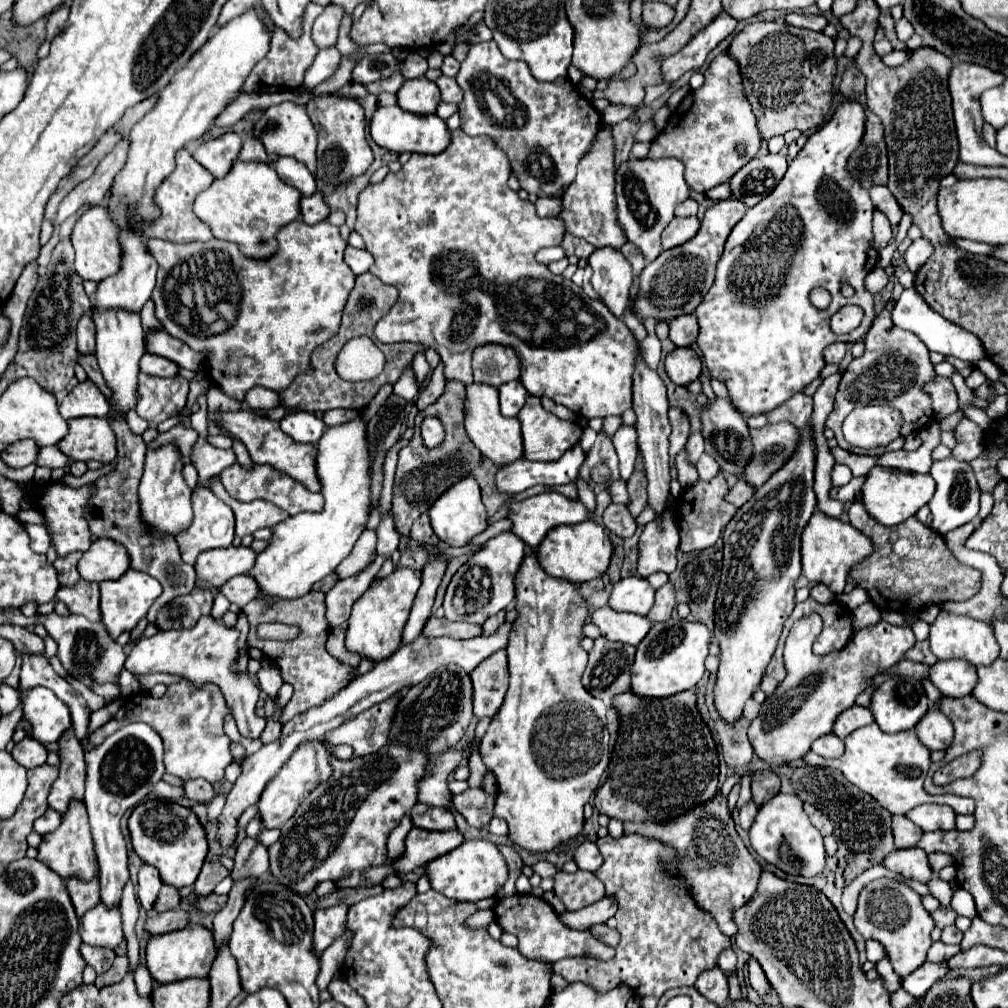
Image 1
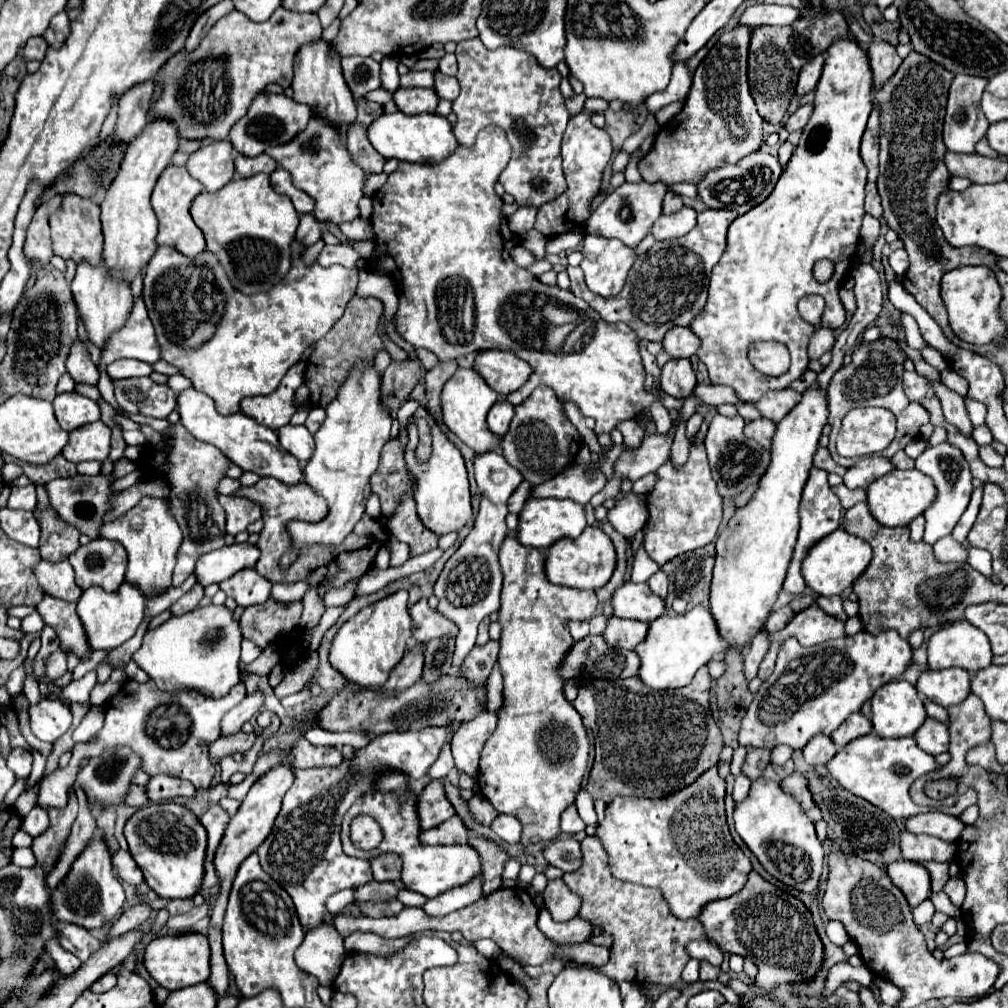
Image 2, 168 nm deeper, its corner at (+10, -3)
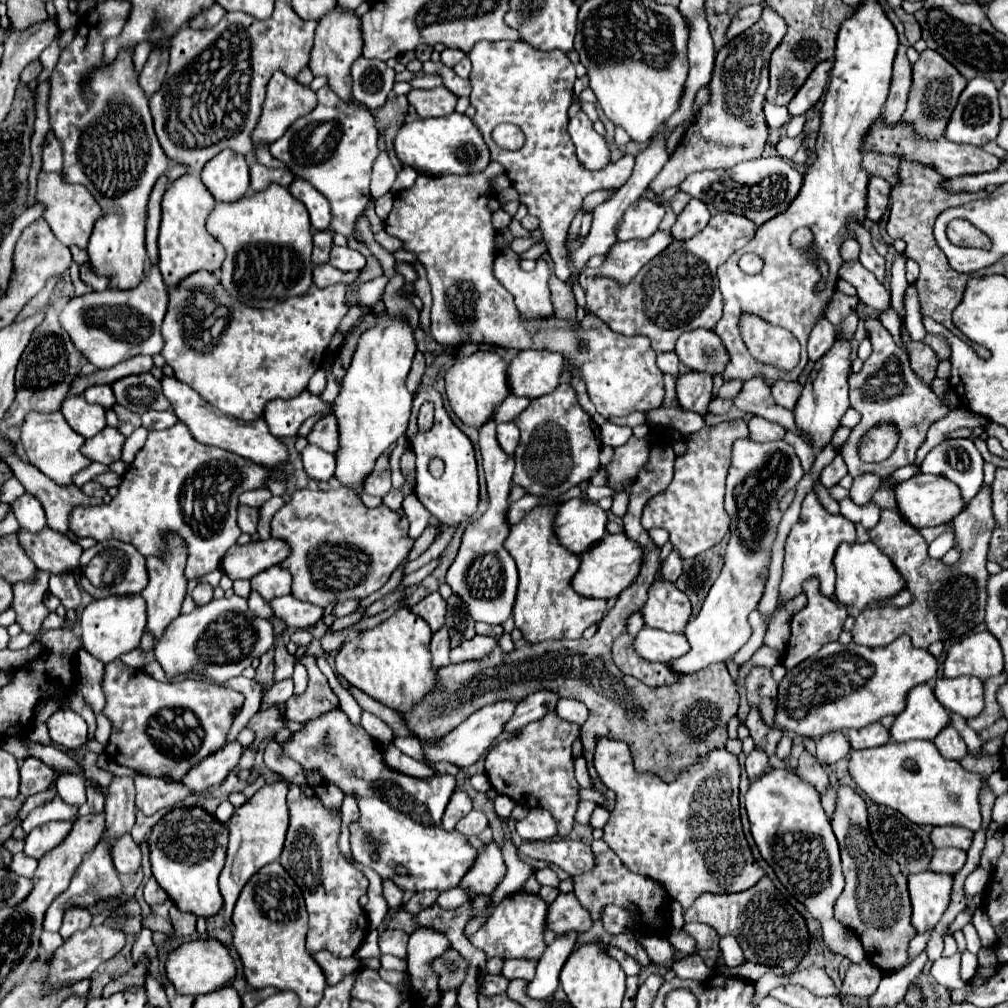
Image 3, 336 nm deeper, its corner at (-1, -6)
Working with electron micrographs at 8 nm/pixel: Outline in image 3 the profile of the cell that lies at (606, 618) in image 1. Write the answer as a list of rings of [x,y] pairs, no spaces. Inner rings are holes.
[[[645,626],[637,634],[635,650],[647,660],[671,662],[671,660],[687,654],[691,648],[689,648],[685,634],[669,634],[669,632],[651,630]]]

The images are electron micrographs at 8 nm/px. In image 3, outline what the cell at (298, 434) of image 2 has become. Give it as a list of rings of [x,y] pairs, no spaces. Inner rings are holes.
[[[307,446],[303,452],[303,468],[311,480],[317,482],[327,482],[335,474],[335,456],[317,448],[317,446]]]

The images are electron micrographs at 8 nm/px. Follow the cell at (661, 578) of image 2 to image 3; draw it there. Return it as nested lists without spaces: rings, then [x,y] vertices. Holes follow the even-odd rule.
[[[673,550],[673,552],[667,556],[667,560],[663,562],[663,566],[661,566],[661,574],[663,574],[665,580],[675,582],[675,580],[679,578],[681,570],[683,570],[683,558],[681,558],[681,554],[679,554],[677,550]]]

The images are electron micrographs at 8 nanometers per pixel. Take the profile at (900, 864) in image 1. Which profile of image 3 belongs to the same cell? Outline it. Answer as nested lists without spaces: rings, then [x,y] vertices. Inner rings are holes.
[[[927,870],[921,874],[911,874],[907,880],[913,908],[911,924],[917,934],[925,934],[937,926],[951,902],[953,876]]]

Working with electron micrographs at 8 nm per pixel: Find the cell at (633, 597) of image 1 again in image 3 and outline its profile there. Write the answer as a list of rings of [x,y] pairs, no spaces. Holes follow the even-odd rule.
[[[657,580],[649,590],[649,598],[641,612],[645,616],[645,626],[681,634],[691,618],[693,606],[673,582]]]

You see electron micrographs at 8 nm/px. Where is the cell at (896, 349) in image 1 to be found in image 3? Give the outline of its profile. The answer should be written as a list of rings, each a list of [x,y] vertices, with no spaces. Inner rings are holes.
[[[873,324],[869,328],[869,340],[873,344],[873,354],[867,358],[867,362],[863,364],[863,370],[859,374],[849,376],[849,400],[851,400],[851,406],[857,412],[861,412],[861,416],[863,416],[861,424],[857,424],[853,428],[849,440],[843,446],[843,452],[841,452],[841,456],[843,456],[843,460],[845,460],[847,468],[849,468],[849,474],[853,478],[861,476],[861,474],[867,474],[867,472],[885,478],[893,470],[897,470],[901,466],[907,466],[907,464],[913,464],[917,448],[925,442],[925,434],[927,434],[929,424],[943,418],[949,412],[949,408],[945,408],[939,402],[939,398],[933,394],[931,386],[927,386],[911,370],[905,350],[895,344],[893,336],[887,332],[885,326]],[[885,422],[895,424],[895,428],[899,432],[899,442],[897,442],[895,454],[891,454],[891,458],[887,458],[883,462],[867,464],[867,462],[863,462],[859,458],[859,444],[861,444],[863,436],[871,428],[875,428],[879,424],[885,424]]]

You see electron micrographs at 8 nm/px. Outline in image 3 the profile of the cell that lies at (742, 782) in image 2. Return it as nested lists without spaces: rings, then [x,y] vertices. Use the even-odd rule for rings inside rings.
[[[753,748],[753,752],[747,756],[747,762],[745,762],[749,778],[759,778],[767,770],[767,758],[769,756],[765,754],[765,750]]]

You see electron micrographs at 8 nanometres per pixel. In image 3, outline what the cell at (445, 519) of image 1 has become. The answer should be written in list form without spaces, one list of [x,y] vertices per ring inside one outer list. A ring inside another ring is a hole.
[[[421,384],[413,396],[413,412],[409,420],[409,430],[407,438],[411,442],[411,450],[415,452],[417,458],[417,476],[415,476],[415,496],[419,502],[439,520],[443,526],[451,524],[461,524],[469,520],[469,516],[477,510],[479,502],[479,482],[477,482],[477,462],[475,462],[475,450],[471,440],[453,424],[449,418],[441,394],[433,386]],[[423,402],[433,402],[435,404],[435,424],[429,432],[421,434],[417,430],[417,412]],[[433,458],[441,458],[445,462],[445,472],[441,478],[433,478],[429,474],[429,462]]]

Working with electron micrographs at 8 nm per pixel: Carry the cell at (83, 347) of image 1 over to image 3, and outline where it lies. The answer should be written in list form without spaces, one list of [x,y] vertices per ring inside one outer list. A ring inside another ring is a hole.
[[[103,384],[103,386],[91,386],[89,390],[85,390],[85,400],[89,404],[99,404],[103,408],[111,408],[115,404],[115,396],[113,396],[113,390],[111,386]]]

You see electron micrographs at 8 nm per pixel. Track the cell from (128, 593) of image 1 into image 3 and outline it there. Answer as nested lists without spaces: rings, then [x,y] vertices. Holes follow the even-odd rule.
[[[139,594],[133,596],[109,596],[103,600],[93,600],[89,606],[85,606],[79,626],[81,626],[81,638],[83,648],[93,654],[103,664],[119,658],[121,654],[127,654],[139,646],[139,640],[145,632],[147,614],[145,614],[145,600]]]

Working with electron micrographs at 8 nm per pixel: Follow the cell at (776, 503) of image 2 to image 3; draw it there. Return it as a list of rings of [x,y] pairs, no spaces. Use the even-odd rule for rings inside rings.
[[[837,338],[831,350],[819,358],[809,372],[809,378],[803,386],[803,392],[795,404],[795,420],[801,430],[805,430],[813,438],[813,448],[819,452],[829,440],[833,438],[833,432],[839,426],[841,416],[849,408],[849,396],[847,396],[847,378],[851,374],[851,342]]]

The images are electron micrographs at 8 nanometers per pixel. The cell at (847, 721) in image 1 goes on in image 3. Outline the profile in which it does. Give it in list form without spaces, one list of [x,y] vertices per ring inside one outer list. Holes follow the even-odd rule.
[[[879,722],[867,726],[867,728],[859,728],[859,730],[847,730],[849,742],[853,750],[863,750],[863,748],[875,748],[875,746],[883,746],[891,740],[891,734],[885,726],[881,726]]]

